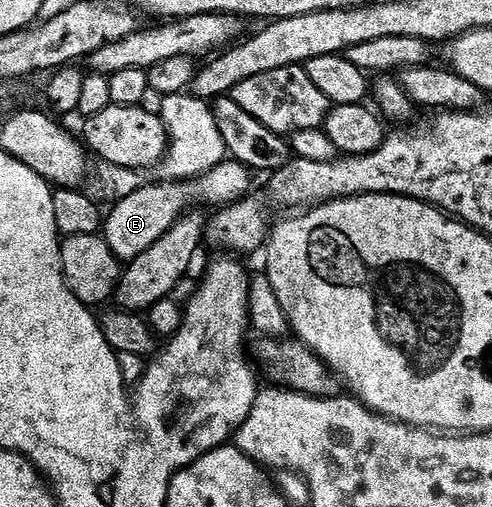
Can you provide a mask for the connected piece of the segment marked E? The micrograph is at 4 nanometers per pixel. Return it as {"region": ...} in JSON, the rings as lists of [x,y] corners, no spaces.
{"region":[[[225,160],[200,178],[187,178],[185,182],[156,180],[153,186],[141,185],[138,192],[119,199],[109,214],[107,211],[102,222],[102,236],[106,244],[110,244],[110,252],[114,252],[121,263],[133,262],[135,258],[142,256],[142,252],[146,252],[146,248],[150,248],[150,244],[162,240],[162,236],[170,232],[172,225],[193,208],[223,208],[241,201],[251,191],[248,189],[252,186],[252,178],[253,171],[247,166],[235,160]]]}

